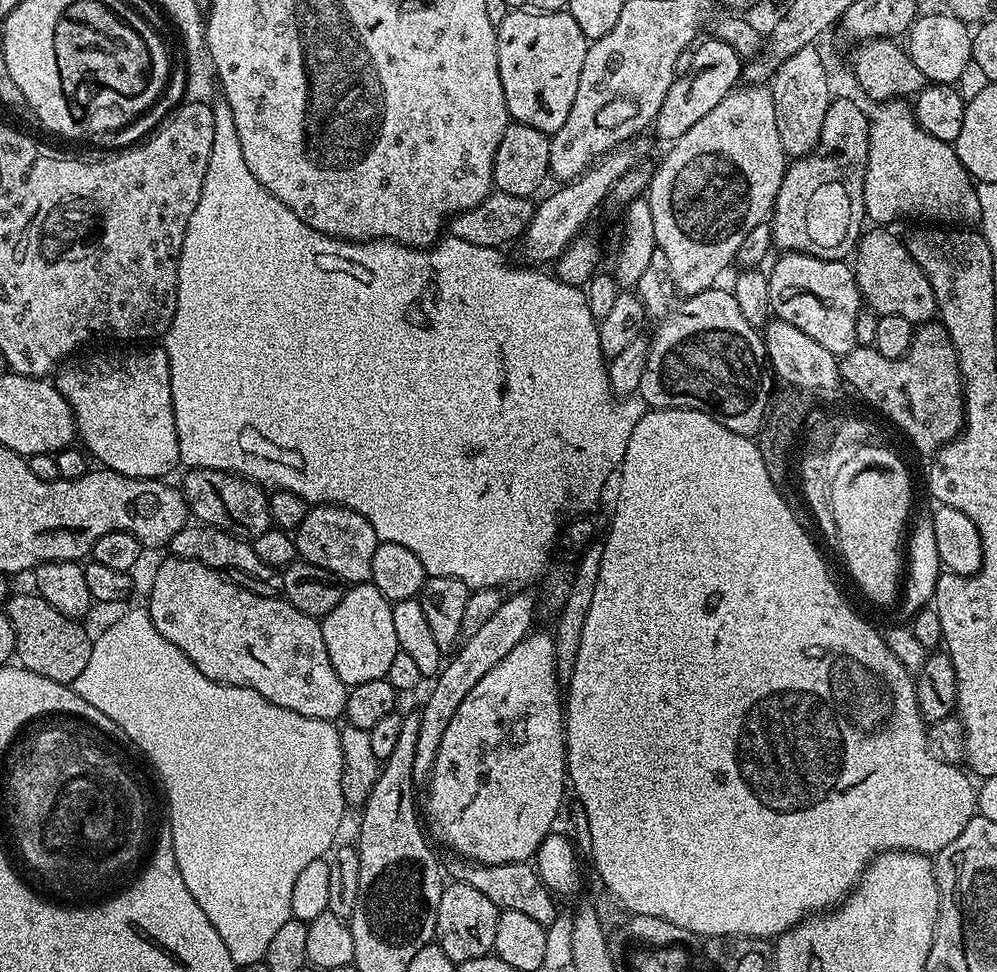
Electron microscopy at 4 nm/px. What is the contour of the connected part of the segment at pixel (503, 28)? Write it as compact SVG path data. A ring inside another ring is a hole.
M566 10L509 11L496 30L498 74L502 78L509 117L515 123L534 126L549 134L557 132L562 122L566 122L570 106L574 106L589 43L582 30L578 30L578 22Z

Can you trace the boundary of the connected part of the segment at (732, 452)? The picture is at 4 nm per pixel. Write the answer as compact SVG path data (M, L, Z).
M653 408L653 409L651 409L651 410L648 410L648 411L645 411L645 413L644 413L644 416L643 416L643 417L642 417L642 418L641 418L641 420L640 420L640 421L639 421L639 422L638 422L638 426L634 426L634 434L630 434L630 442L626 442L626 454L625 454L625 455L624 455L624 460L623 460L623 461L622 461L622 463L620 463L620 466L619 466L619 469L618 469L618 480L619 480L619 476L620 476L620 493L618 493L618 494L617 494L617 496L616 496L616 513L614 513L614 514L613 514L613 516L612 516L612 525L610 525L610 526L609 526L609 528L608 528L608 537L606 537L606 538L604 538L604 537L603 537L603 540L602 540L602 543L603 543L603 546L604 546L604 549L603 549L603 550L602 550L602 558L601 558L601 559L600 559L600 569L599 569L599 570L598 570L598 586L594 586L594 599L593 599L593 600L591 600L591 601L590 601L590 611L589 611L589 612L587 612L587 613L586 613L586 622L582 622L582 642L581 642L581 643L580 643L580 645L579 645L579 646L578 646L578 654L577 654L577 655L576 655L576 661L575 661L575 662L574 662L574 670L573 670L573 671L572 671L572 674L571 674L571 677L570 677L570 679L569 679L569 680L568 680L568 681L567 681L567 684L566 684L566 711L565 711L565 714L564 714L564 738L565 738L565 741L566 741L566 776L567 776L567 779L568 779L568 780L569 780L569 781L570 781L570 788L571 788L571 791L572 791L572 788L573 788L573 790L574 790L574 791L576 791L576 796L577 796L577 798L578 798L578 799L580 799L580 804L581 804L581 806L582 806L582 807L584 807L584 820L585 820L585 822L586 822L586 823L588 823L588 844L589 844L589 846L590 846L590 847L592 847L592 864L593 864L593 866L594 866L594 867L596 867L596 872L597 872L597 874L598 874L598 875L600 875L600 880L601 880L601 882L602 882L602 883L604 883L604 884L605 884L605 886L606 886L606 887L608 887L608 888L609 888L609 890L610 890L610 891L612 891L612 892L613 892L613 894L614 894L614 895L616 895L616 896L617 896L617 898L618 898L618 899L620 899L620 900L621 900L621 902L622 902L622 903L624 903L624 904L625 904L625 906L626 906L626 907L628 907L628 908L629 908L629 909L628 909L628 910L627 910L627 911L628 911L628 912L629 912L629 913L632 913L632 914L654 914L654 918L666 918L666 922L674 922L674 926L682 926L682 930L686 930L686 931L687 931L687 932L690 932L690 933L692 933L692 935L693 935L693 937L696 937L696 938L707 938L707 937L710 937L710 936L755 936L755 937L757 937L757 938L775 938L775 937L778 937L778 936L781 936L781 935L782 935L782 934L783 934L783 933L784 933L784 932L785 932L785 930L787 930L787 928L792 928L792 927L793 927L793 926L794 926L794 925L796 925L796 924L799 924L799 923L800 923L800 921L801 921L801 920L803 920L803 919L804 919L804 917L806 917L806 916L811 916L811 915L813 915L813 914L819 914L819 913L821 913L821 912L823 912L823 911L825 911L825 910L828 910L828 909L831 909L831 908L832 908L832 907L833 907L833 906L835 906L835 905L837 905L837 904L839 904L839 903L841 903L841 901L843 901L843 899L844 899L844 897L845 897L845 896L847 896L847 895L848 895L848 893L849 893L849 892L851 892L851 891L852 891L852 889L853 889L853 888L855 888L855 886L856 886L856 882L857 882L857 880L859 880L859 878L860 878L860 873L861 873L861 872L863 872L863 871L864 871L864 869L865 869L865 868L867 868L867 867L868 867L868 862L869 862L869 860L871 860L871 859L872 859L872 857L873 857L873 855L874 855L874 854L879 854L879 853L881 853L881 852L887 852L887 851L889 851L889 850L903 850L903 851L905 851L905 852L922 852L922 853L925 853L925 854L935 854L935 853L937 853L937 852L940 852L940 851L942 851L942 850L943 850L943 848L944 848L944 847L945 847L945 846L947 846L947 844L949 844L949 843L950 843L950 842L954 842L954 838L958 838L958 834L962 834L962 830L963 830L963 829L964 829L964 827L965 827L965 826L966 826L966 822L970 822L970 821L971 821L971 820L972 820L972 818L973 818L973 816L975 816L975 815L977 815L977 812L978 812L978 809L977 809L977 807L976 807L976 794L977 794L977 789L976 789L976 788L975 788L975 787L974 787L974 784L971 784L971 782L970 782L970 781L968 781L968 776L969 776L969 773L968 773L968 772L967 772L967 771L964 771L964 772L965 772L965 773L964 773L964 772L959 772L959 770L958 770L958 769L956 769L956 767L957 767L957 765L956 765L956 764L955 764L955 763L952 763L952 762L949 762L949 761L947 761L947 760L945 760L945 759L943 759L943 758L941 758L941 757L940 757L940 756L939 756L939 755L937 755L937 753L936 753L936 752L935 752L935 751L933 751L933 749L932 749L932 752L933 752L933 753L932 753L932 752L931 752L931 750L930 750L930 749L928 749L928 740L929 740L929 744L930 744L930 732L929 732L929 729L928 729L928 732L927 732L927 730L926 730L926 729L924 729L924 727L926 727L926 721L925 721L925 719L924 719L924 717L923 717L923 716L921 716L921 714L920 714L920 711L919 711L919 710L918 710L918 702L917 702L917 701L916 701L916 685L915 685L915 683L914 683L914 676L913 676L913 673L912 673L912 672L911 672L911 671L910 671L910 672L909 672L909 673L908 673L908 672L907 672L907 670L906 670L906 669L904 669L904 664L903 664L903 662L902 662L902 661L900 661L900 660L899 660L899 658L898 658L898 657L896 657L896 656L895 656L895 654L894 654L894 653L892 653L892 652L891 652L891 650L890 650L890 649L888 649L888 644L887 644L887 642L886 642L886 641L884 641L884 640L883 640L883 638L882 638L882 637L880 637L880 636L879 636L879 634L878 634L878 633L876 633L876 632L875 632L875 630L874 630L874 629L872 629L872 628L871 628L871 626L870 626L870 625L868 625L868 624L867 624L867 622L866 622L866 621L864 621L864 620L863 620L863 618L862 618L862 617L860 617L860 616L859 616L859 614L858 614L858 613L856 613L856 612L855 612L855 610L854 610L854 609L852 609L852 608L851 608L851 606L850 606L850 605L848 605L848 604L847 604L847 602L846 602L846 601L844 601L844 596L843 596L843 594L842 594L842 593L840 593L840 588L839 588L839 586L838 586L838 585L836 585L836 584L835 584L835 582L834 582L834 581L832 581L832 576L831 576L831 574L830 574L830 573L828 573L828 568L827 568L827 566L826 566L826 565L824 565L824 560L823 560L823 558L822 558L822 557L820 557L820 552L819 552L819 550L818 550L818 549L816 549L816 544L815 544L815 542L814 542L814 541L812 541L812 540L811 540L811 538L810 538L810 537L808 537L808 532L807 532L807 530L806 530L806 529L804 529L804 528L803 528L803 526L802 526L802 525L800 525L800 520L799 520L799 518L798 518L798 517L796 517L796 516L795 516L795 514L794 514L794 513L792 513L792 508L791 508L791 506L790 506L790 505L788 505L788 504L787 504L787 502L786 502L786 501L784 501L784 495L785 495L785 493L784 493L784 492L783 492L783 491L781 491L781 489L779 489L779 488L775 488L775 487L774 487L774 485L773 485L773 484L772 484L772 483L771 483L771 482L770 482L770 474L766 474L766 462L762 462L762 454L761 454L761 453L760 453L760 445L759 445L759 443L757 443L757 441L756 441L756 440L755 440L755 439L752 439L752 438L749 438L749 437L747 437L747 436L743 436L743 435L742 435L742 434L734 434L734 430L726 430L726 426L722 426L722 425L721 425L721 424L720 424L720 422L719 422L719 420L715 420L715 418L714 418L714 417L712 417L712 416L711 416L711 415L710 415L710 414L702 414L702 413L701 413L701 412L699 412L699 411L698 411L698 410L690 410L690 409L689 409L689 408Z

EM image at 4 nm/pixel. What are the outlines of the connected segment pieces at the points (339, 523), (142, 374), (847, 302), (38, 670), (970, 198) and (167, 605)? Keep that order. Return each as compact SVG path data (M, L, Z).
M317 504L309 507L306 518L302 518L300 525L294 529L294 539L299 559L314 566L322 566L322 570L330 570L330 574L334 574L345 585L367 584L371 581L370 565L374 562L374 550L378 541L374 534L374 526L370 526L370 522L362 518L362 514L344 508L341 504Z
M152 347L156 348L136 352L125 360L116 356L92 356L77 364L68 362L54 376L57 390L72 408L76 430L79 439L84 439L87 455L111 472L143 480L167 477L167 472L180 464L170 394L170 362L163 347Z
M800 252L780 254L768 272L772 316L798 326L802 334L810 334L814 342L826 346L837 358L857 347L854 322L862 310L856 273L843 260L823 260Z
M20 592L16 596L15 593L9 595L6 601L6 611L14 626L15 659L34 674L42 674L42 678L75 685L78 674L82 674L82 670L86 670L86 662L90 662L93 637L88 636L79 619L62 614L40 595L31 595Z
M907 99L885 100L877 103L875 108L876 113L871 113L868 122L868 165L864 175L864 210L867 219L876 226L892 226L895 220L939 222L944 226L979 225L976 184L959 160L953 145L926 134L926 130L920 128L913 105Z
M173 555L167 559L157 566L152 576L146 610L158 634L178 646L178 650L182 650L182 654L186 654L186 658L190 658L206 678L219 684L249 688L274 702L274 706L294 710L294 714L302 714L306 718L336 722L343 717L349 685L338 678L330 662L330 654L326 654L326 642L322 642L317 617L302 614L302 610L276 594L270 598L258 598L258 594L250 594L250 590L234 586L223 571L197 560Z

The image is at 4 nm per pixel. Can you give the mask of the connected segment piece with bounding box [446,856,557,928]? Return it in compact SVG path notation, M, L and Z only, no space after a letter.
M454 856L451 859L449 864L446 864L447 875L453 881L474 886L486 895L490 902L494 902L497 909L521 911L522 914L529 915L534 922L547 928L555 922L557 901L553 893L541 882L533 865L526 862L480 865L464 857Z

